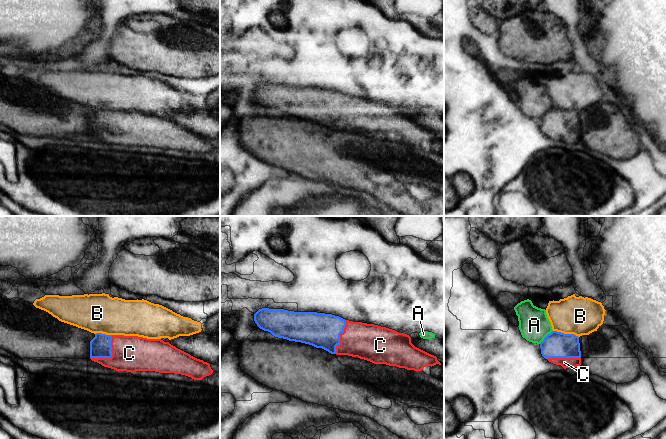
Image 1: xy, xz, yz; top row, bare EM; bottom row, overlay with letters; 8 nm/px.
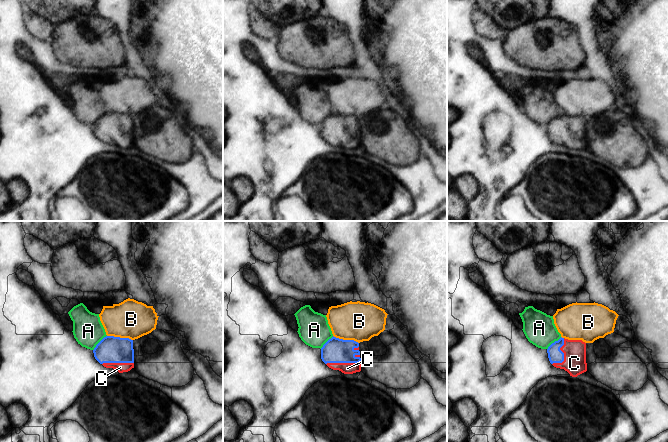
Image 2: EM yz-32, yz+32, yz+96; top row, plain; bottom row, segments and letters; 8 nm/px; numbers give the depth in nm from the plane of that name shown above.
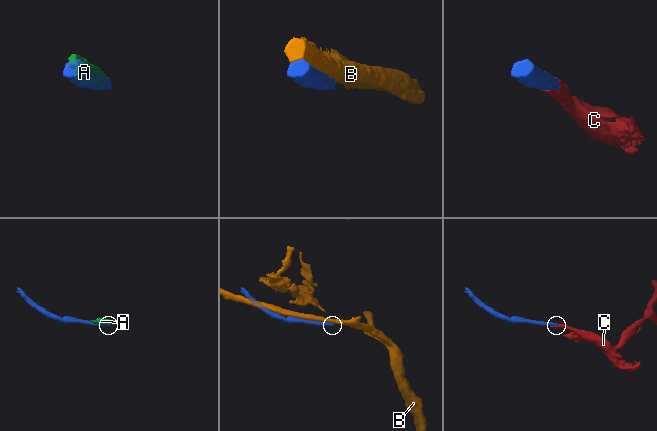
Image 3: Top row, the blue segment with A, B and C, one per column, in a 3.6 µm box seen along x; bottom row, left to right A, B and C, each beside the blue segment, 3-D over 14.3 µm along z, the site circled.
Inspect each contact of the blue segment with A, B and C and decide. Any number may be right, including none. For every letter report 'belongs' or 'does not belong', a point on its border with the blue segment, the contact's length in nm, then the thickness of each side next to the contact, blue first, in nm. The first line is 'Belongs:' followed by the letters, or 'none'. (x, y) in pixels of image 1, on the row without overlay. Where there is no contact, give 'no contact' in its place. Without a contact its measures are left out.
Belongs: C
A: does not belong; contact yz (545, 113); length 160 nm; calibres 200 and 260 nm
B: does not belong; contact yz (566, 110); length 220 nm; calibres 200 and 300 nm
C: belongs; contact xy (111, 132); length 260 nm; calibres 180 and 280 nm

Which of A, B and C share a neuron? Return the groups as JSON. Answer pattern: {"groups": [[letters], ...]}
{"groups": [["A"], ["B"], ["C"]]}

